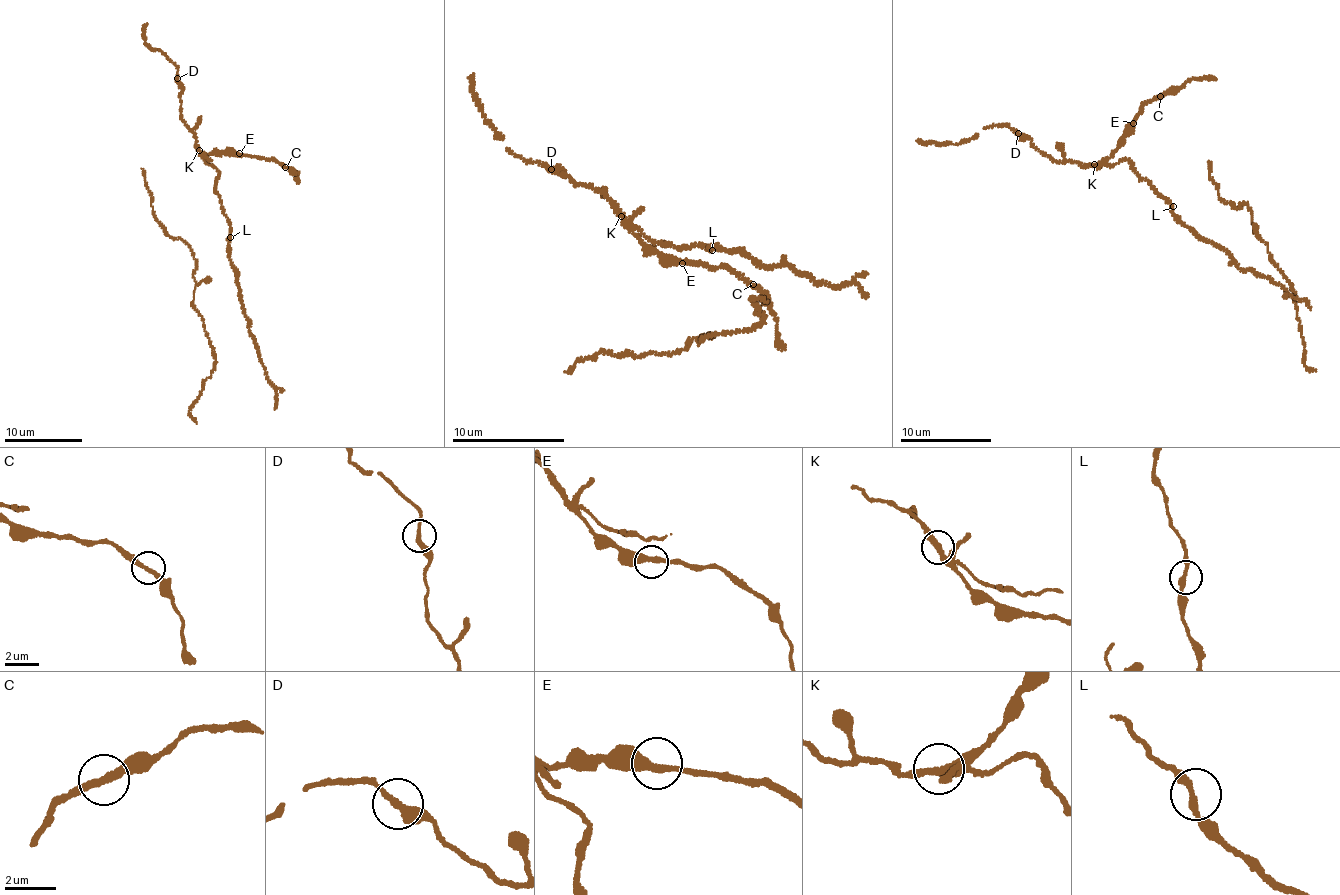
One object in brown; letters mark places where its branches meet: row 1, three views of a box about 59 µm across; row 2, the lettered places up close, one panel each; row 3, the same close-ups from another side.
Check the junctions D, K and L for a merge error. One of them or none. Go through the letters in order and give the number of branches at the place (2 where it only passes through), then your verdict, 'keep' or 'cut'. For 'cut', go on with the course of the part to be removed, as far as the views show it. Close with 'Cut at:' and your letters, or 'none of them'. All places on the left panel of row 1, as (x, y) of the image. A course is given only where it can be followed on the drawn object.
D: 2 | keep
K: 2 | cut | (198, 149), (204, 154), (223, 153), (278, 162), (292, 174), (297, 173), (298, 184)
L: 2 | keep
Cut at: K

